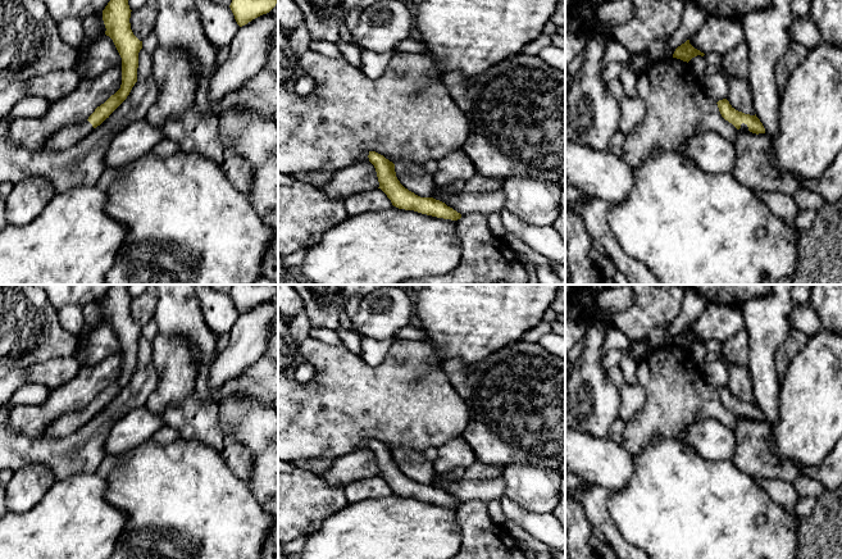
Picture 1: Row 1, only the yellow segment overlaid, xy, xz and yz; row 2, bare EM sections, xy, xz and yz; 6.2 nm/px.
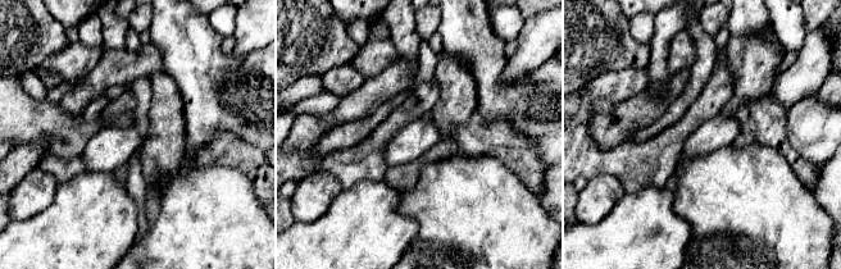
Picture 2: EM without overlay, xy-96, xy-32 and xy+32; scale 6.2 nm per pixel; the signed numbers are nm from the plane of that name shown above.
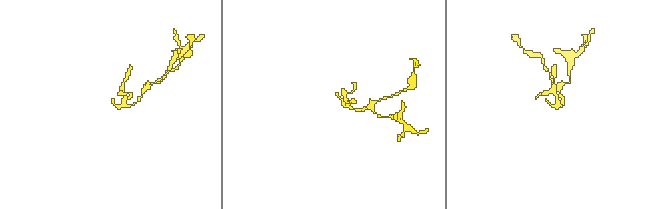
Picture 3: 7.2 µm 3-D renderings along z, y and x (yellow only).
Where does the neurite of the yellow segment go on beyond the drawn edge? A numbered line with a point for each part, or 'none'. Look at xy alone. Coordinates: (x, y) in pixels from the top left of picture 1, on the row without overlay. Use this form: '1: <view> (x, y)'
1: xy (67, 425)

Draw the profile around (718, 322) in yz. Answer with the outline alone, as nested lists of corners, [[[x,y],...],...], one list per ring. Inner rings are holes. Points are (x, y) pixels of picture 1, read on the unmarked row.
[[[710,304],[689,326],[689,331],[704,341],[718,340],[724,342],[745,327],[742,308]]]

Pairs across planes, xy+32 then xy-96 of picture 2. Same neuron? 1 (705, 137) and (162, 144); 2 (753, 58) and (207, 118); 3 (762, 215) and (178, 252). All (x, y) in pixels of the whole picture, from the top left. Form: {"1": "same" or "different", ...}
{"1": "different", "2": "different", "3": "same"}

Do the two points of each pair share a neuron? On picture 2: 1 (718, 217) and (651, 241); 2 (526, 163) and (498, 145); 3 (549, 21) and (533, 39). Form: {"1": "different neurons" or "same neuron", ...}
{"1": "different neurons", "2": "same neuron", "3": "same neuron"}

